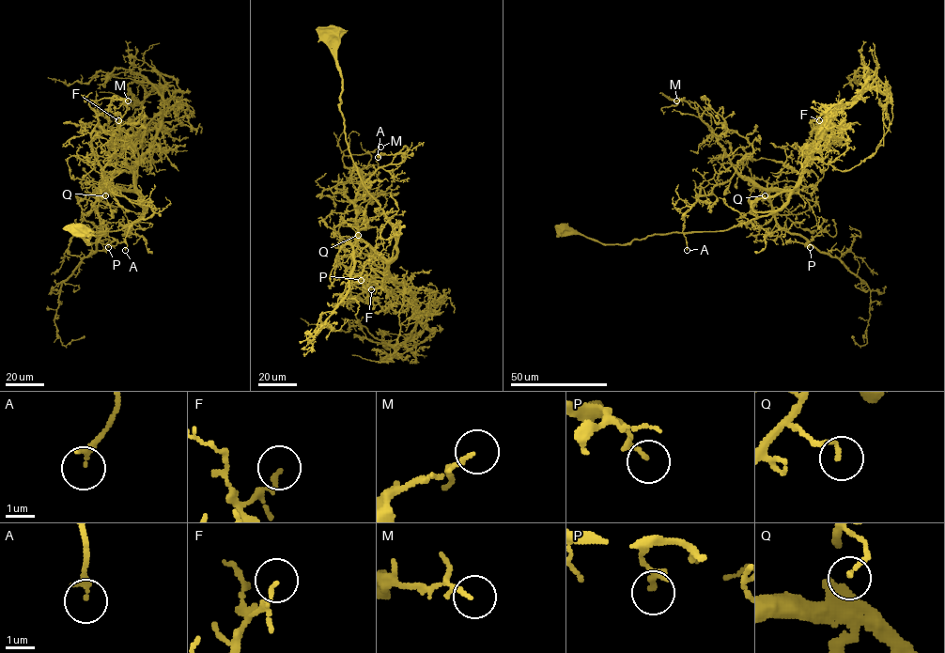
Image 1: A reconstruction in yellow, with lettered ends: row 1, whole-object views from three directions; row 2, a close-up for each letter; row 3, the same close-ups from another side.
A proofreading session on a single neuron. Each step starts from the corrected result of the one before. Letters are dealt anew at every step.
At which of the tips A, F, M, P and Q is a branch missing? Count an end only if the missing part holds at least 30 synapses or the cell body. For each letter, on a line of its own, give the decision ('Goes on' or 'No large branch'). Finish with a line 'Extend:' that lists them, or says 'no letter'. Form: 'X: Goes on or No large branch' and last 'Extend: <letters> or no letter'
A: No large branch
F: No large branch
M: No large branch
P: No large branch
Q: No large branch
Extend: no letter

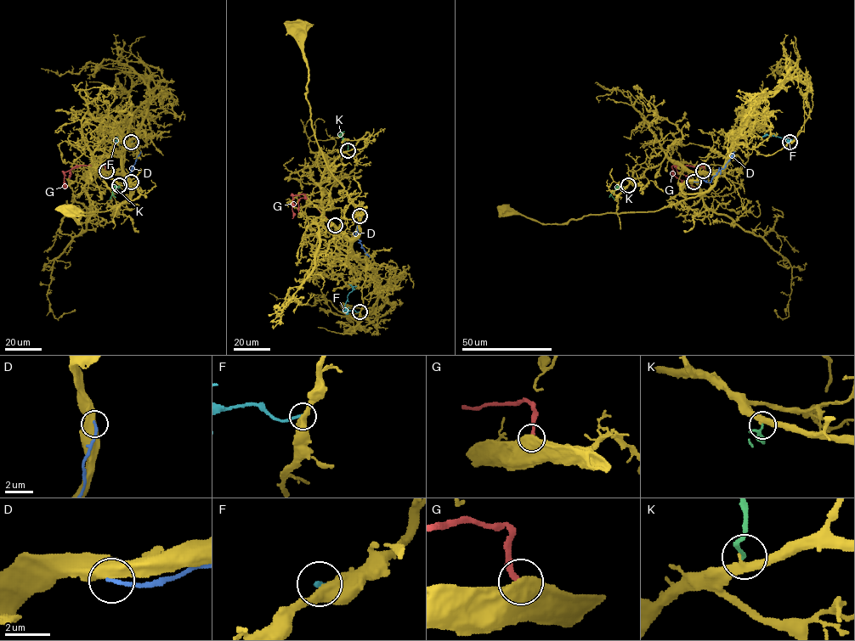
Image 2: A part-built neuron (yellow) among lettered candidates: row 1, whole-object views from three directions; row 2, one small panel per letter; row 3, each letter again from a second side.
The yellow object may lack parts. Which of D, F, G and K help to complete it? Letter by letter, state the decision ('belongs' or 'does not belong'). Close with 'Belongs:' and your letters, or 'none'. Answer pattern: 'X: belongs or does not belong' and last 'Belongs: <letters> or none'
D: does not belong
F: does not belong
G: does not belong
K: belongs
Belongs: K

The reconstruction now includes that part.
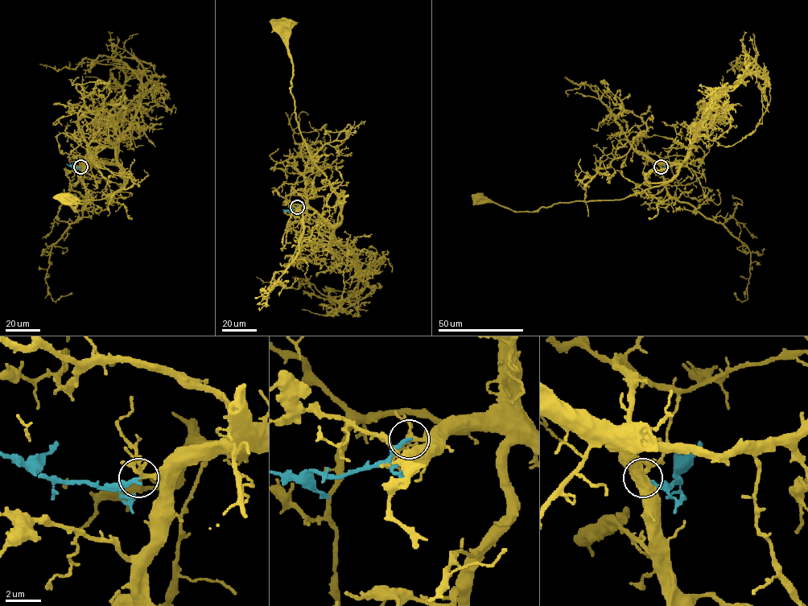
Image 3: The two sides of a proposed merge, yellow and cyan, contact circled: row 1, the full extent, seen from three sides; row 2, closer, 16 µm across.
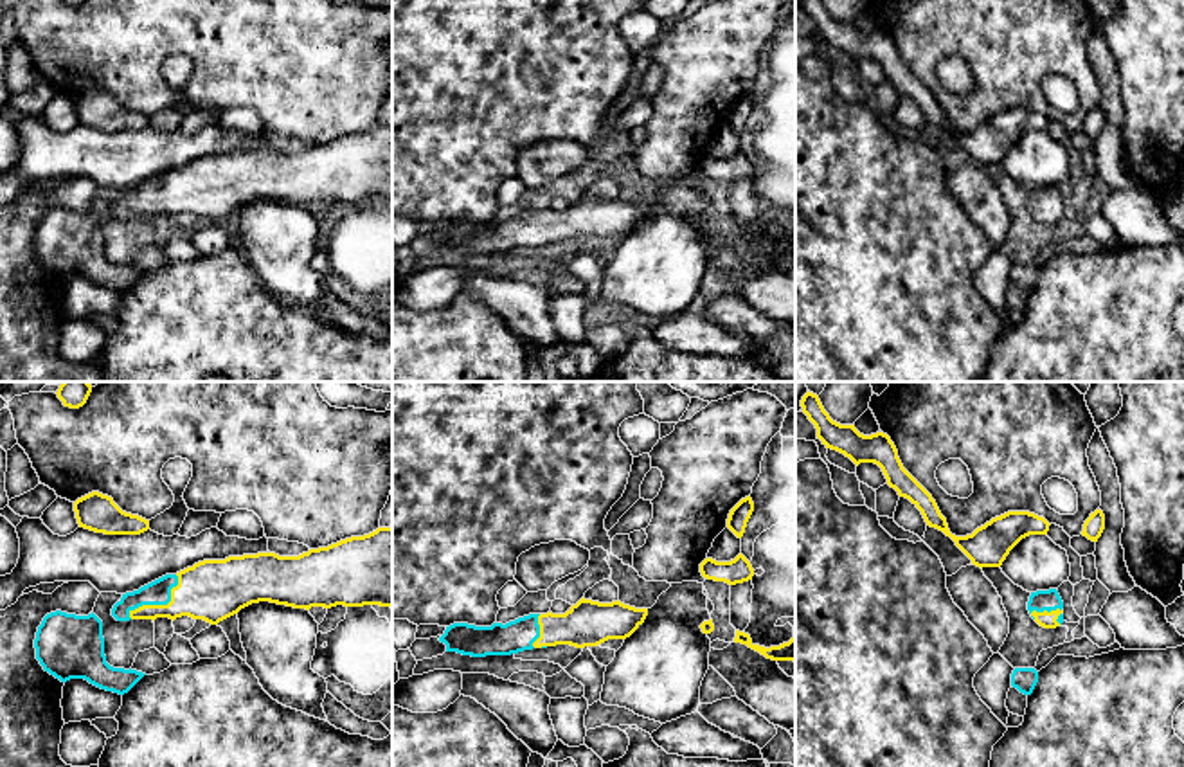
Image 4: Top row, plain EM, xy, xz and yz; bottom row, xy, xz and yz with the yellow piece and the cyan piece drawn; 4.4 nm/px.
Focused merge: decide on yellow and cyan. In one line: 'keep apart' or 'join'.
join

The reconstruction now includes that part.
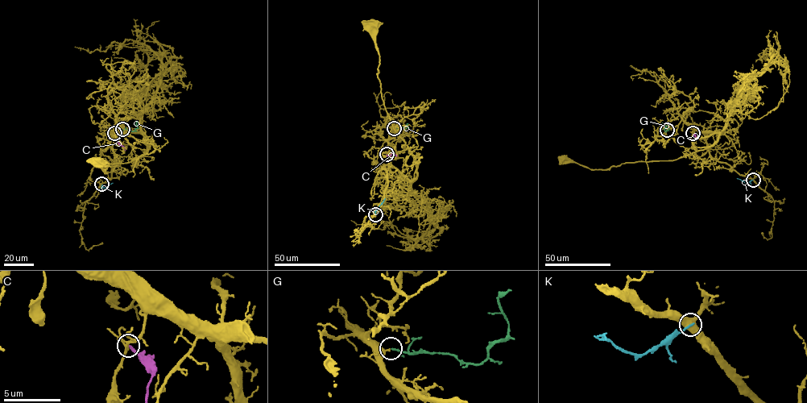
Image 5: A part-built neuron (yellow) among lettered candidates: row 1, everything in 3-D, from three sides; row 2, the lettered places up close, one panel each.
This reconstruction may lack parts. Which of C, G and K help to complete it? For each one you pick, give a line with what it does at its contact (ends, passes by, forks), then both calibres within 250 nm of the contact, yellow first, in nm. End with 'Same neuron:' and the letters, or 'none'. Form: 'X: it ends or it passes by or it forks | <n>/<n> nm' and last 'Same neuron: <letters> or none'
G: it passes by | 360/90 nm
Same neuron: G

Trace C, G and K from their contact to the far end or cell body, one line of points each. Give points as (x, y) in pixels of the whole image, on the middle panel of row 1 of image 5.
C: (386, 154), (389, 156), (391, 153), (396, 155)
G: (394, 128), (407, 127), (407, 123)
K: (375, 213), (385, 198)

